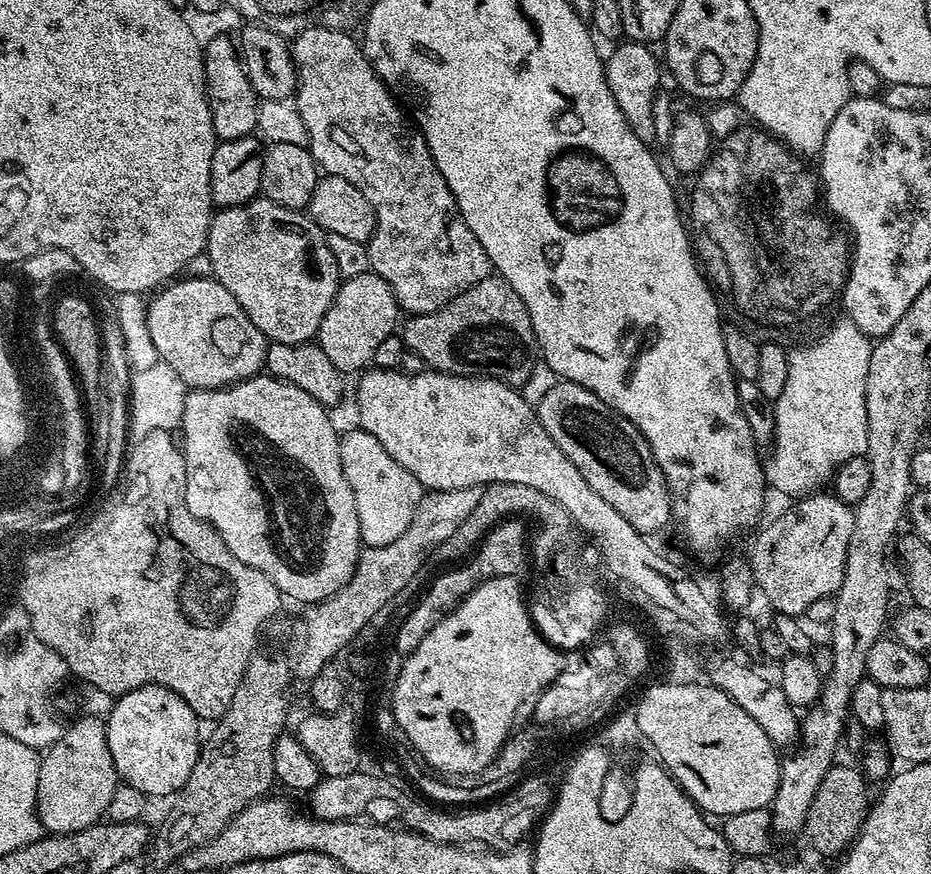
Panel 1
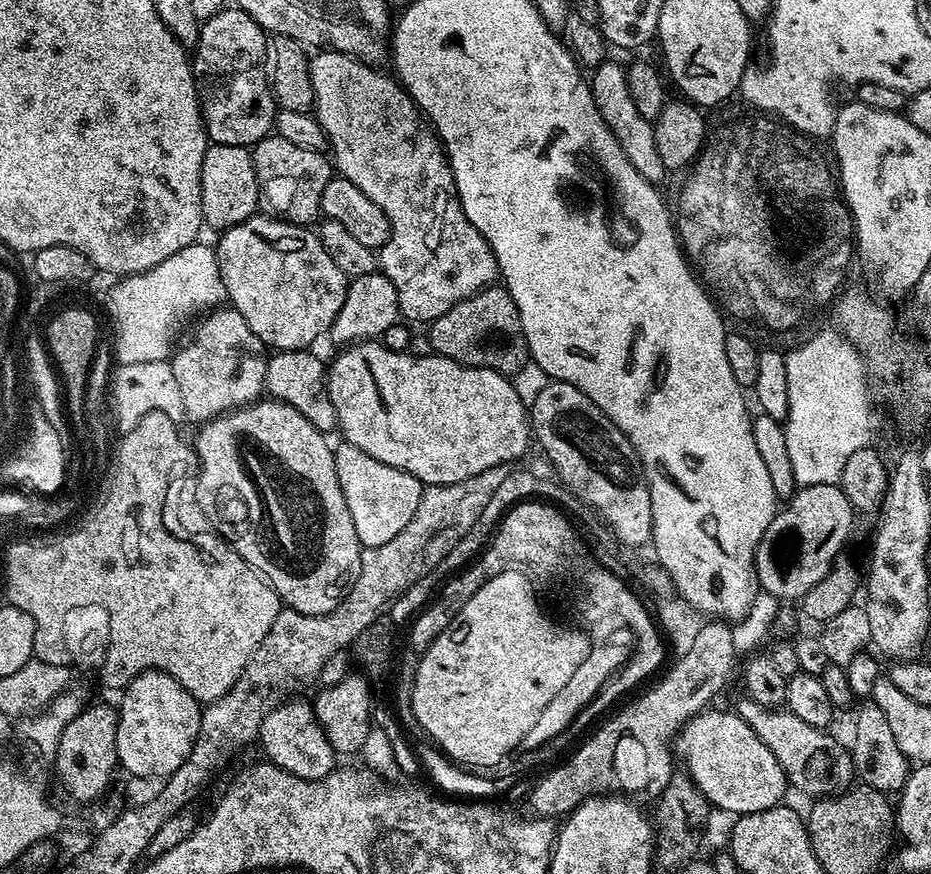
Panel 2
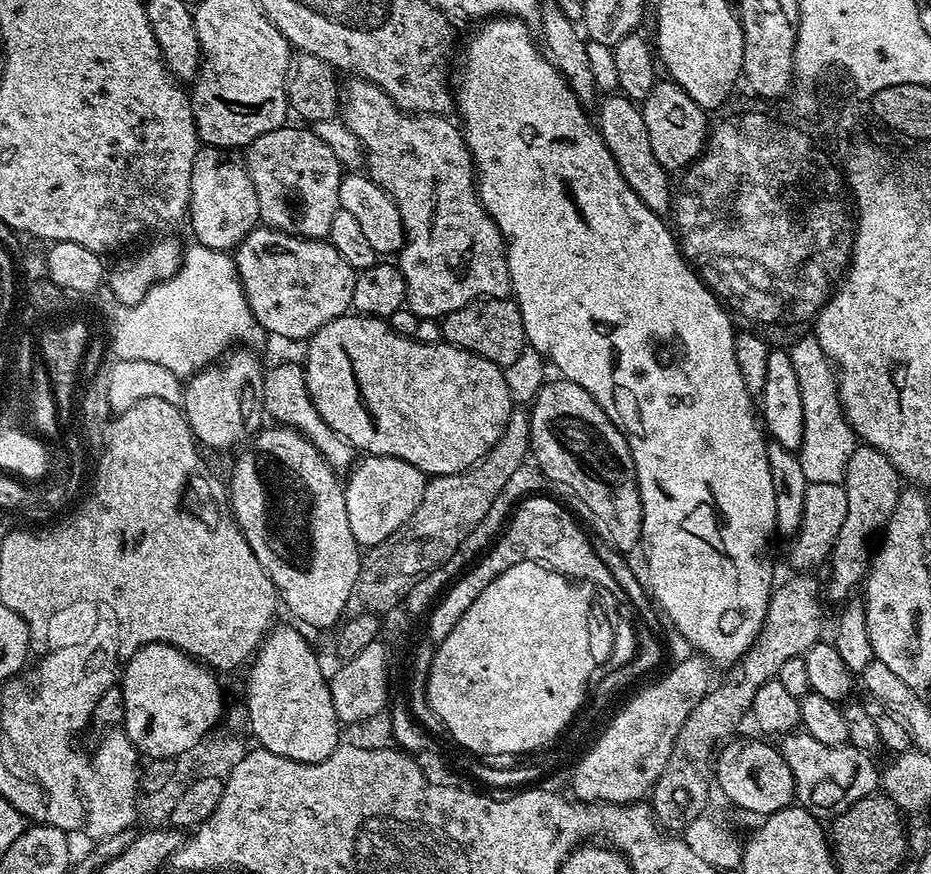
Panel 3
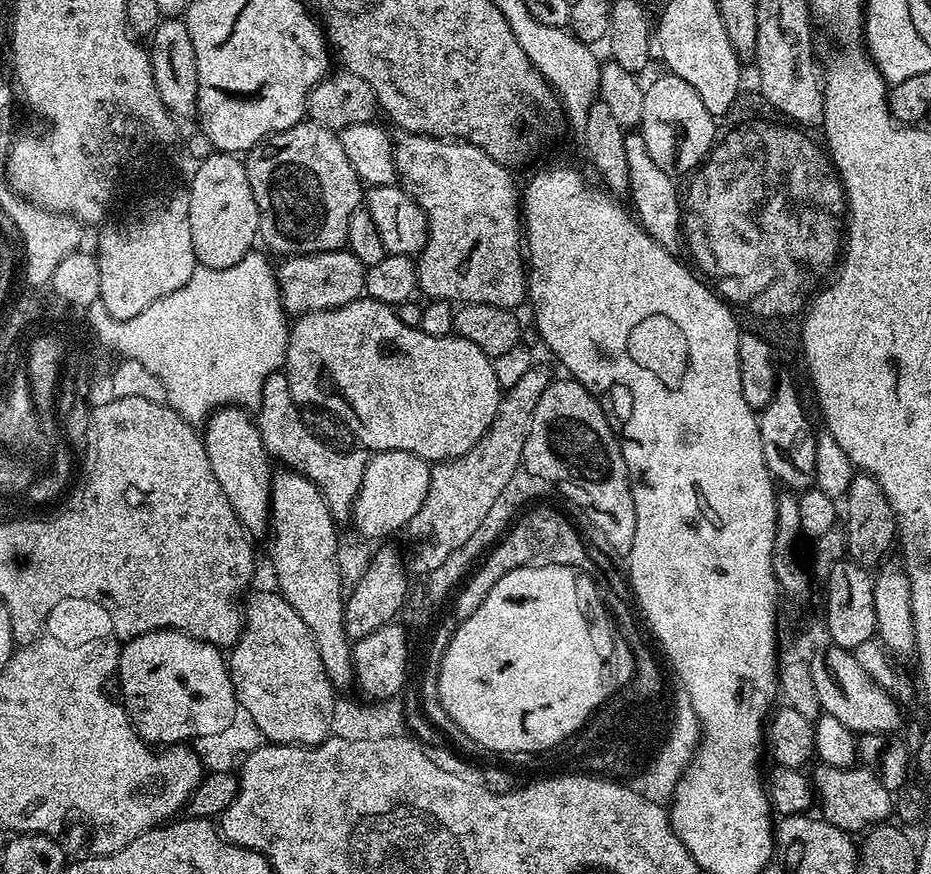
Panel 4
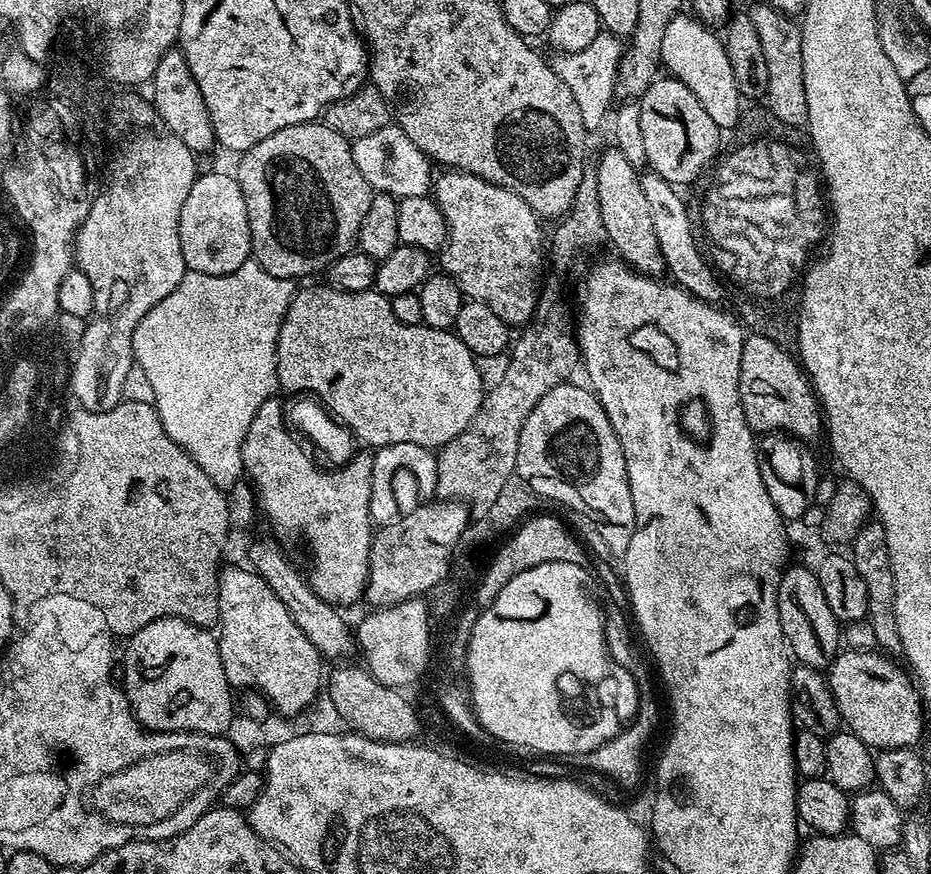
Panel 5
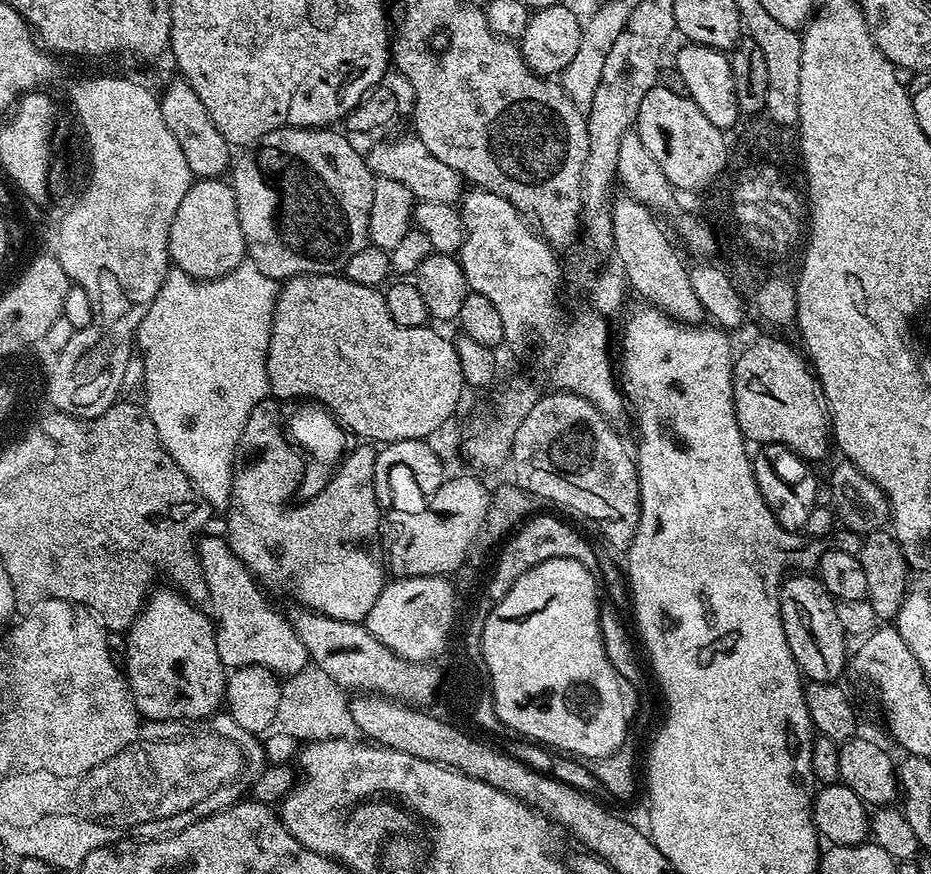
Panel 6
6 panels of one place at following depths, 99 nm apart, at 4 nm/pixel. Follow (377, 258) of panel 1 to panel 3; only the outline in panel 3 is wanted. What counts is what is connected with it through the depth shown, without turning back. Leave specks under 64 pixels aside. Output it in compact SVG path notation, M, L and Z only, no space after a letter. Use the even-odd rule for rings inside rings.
M359 78L349 79L349 84L345 83L342 88L342 119L346 127L348 127L356 137L360 139L360 146L364 149L364 154L366 157L366 172L367 175L371 176L372 180L378 185L382 186L382 190L386 190L386 194L390 194L390 198L398 206L398 214L402 214L402 222L404 223L404 247L400 249L398 253L398 267L402 275L404 275L404 281L406 282L406 307L413 312L414 315L421 318L443 318L448 315L448 313L458 310L462 306L466 306L470 302L475 300L503 300L512 291L512 279L510 278L510 270L508 269L508 250L504 247L504 239L502 234L498 230L498 226L490 218L490 214L485 210L485 208L480 205L480 197L476 194L476 173L474 171L474 165L472 162L472 151L468 149L468 144L464 140L464 133L459 127L456 128L454 125L448 121L449 117L444 114L413 114L410 112L402 111L394 101L388 97L384 91L378 86L371 84L369 80L361 80Z

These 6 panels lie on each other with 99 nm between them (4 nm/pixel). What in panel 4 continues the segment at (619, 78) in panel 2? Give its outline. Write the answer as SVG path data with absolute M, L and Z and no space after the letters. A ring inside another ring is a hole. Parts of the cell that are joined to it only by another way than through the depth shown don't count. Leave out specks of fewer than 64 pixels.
M632 130L624 137L626 146L626 166L630 170L630 182L627 191L632 192L632 204L634 215L647 232L655 238L664 248L676 250L682 244L682 196L678 191L676 193L676 184L673 177L666 170L662 170L662 166L654 163L654 158L650 158L650 150L646 150L646 142L640 137L639 131Z

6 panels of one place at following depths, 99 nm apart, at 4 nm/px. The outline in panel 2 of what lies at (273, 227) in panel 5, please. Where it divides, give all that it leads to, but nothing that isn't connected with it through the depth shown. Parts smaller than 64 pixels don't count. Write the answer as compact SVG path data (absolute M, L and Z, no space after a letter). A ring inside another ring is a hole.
M269 134L255 144L254 159L256 161L256 181L260 183L262 200L265 205L268 203L269 213L279 216L282 220L289 220L292 224L305 226L311 225L313 223L311 220L315 221L321 215L322 190L326 190L328 181L334 176L333 165L324 152L306 150L302 146L294 146L294 142L286 142L286 138Z

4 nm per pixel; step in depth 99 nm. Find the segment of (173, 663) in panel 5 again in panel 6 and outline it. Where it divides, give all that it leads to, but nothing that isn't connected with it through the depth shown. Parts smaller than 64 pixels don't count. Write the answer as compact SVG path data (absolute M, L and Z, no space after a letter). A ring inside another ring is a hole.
M153 591L143 601L136 621L126 633L128 657L123 664L126 683L141 717L149 720L202 720L221 707L226 669L218 658L216 629L209 613L199 612L193 601L179 591L171 591Z

